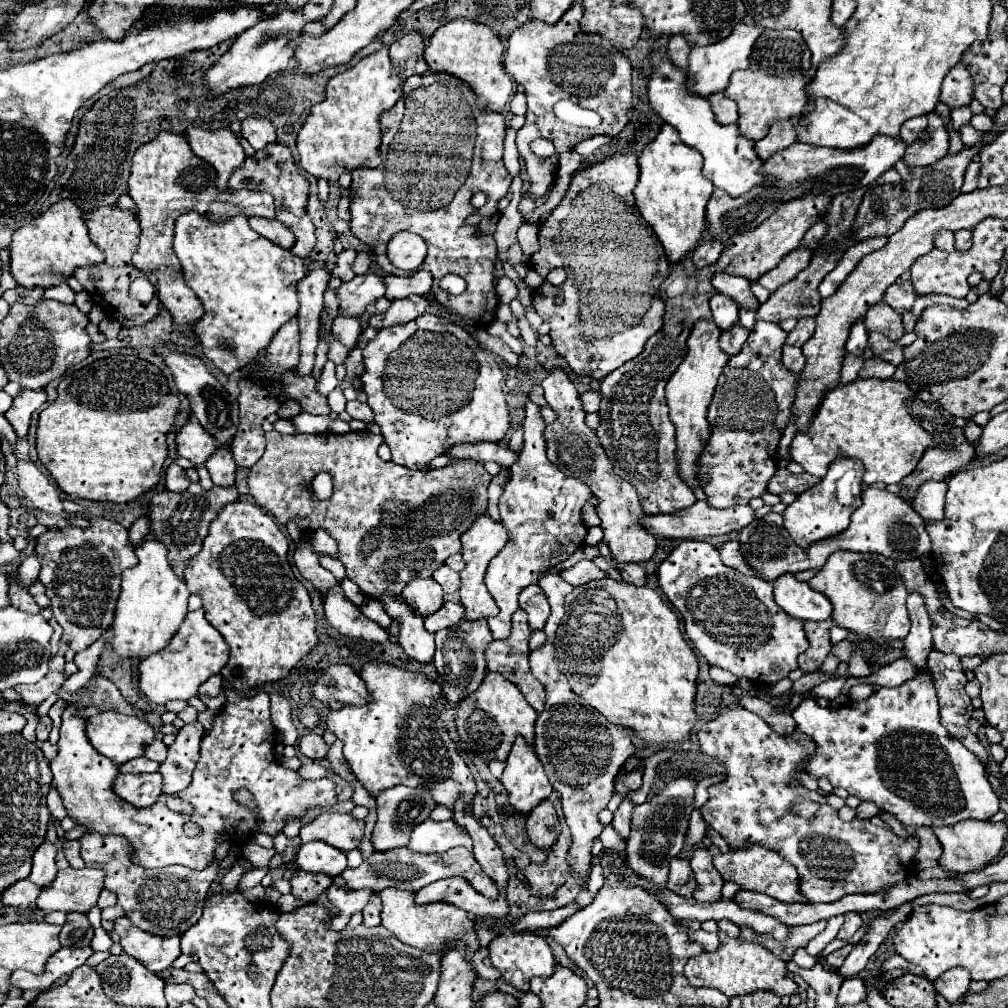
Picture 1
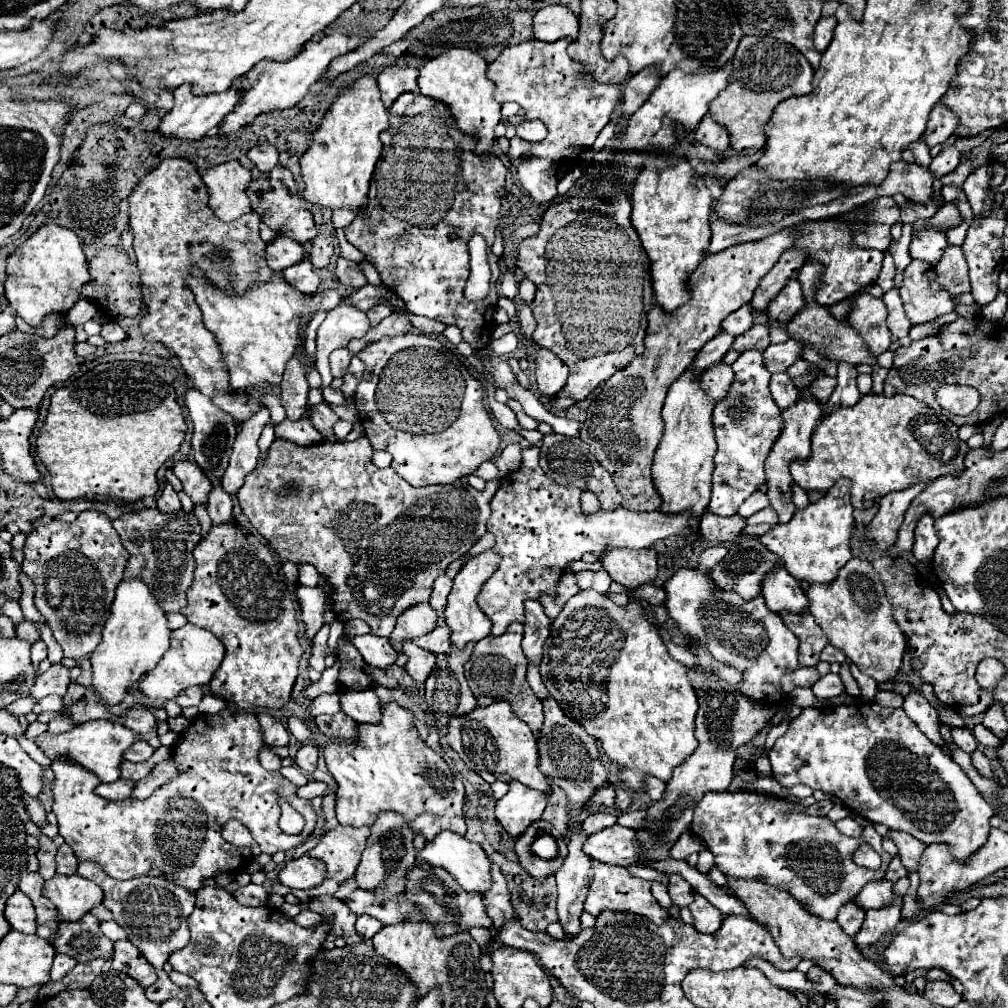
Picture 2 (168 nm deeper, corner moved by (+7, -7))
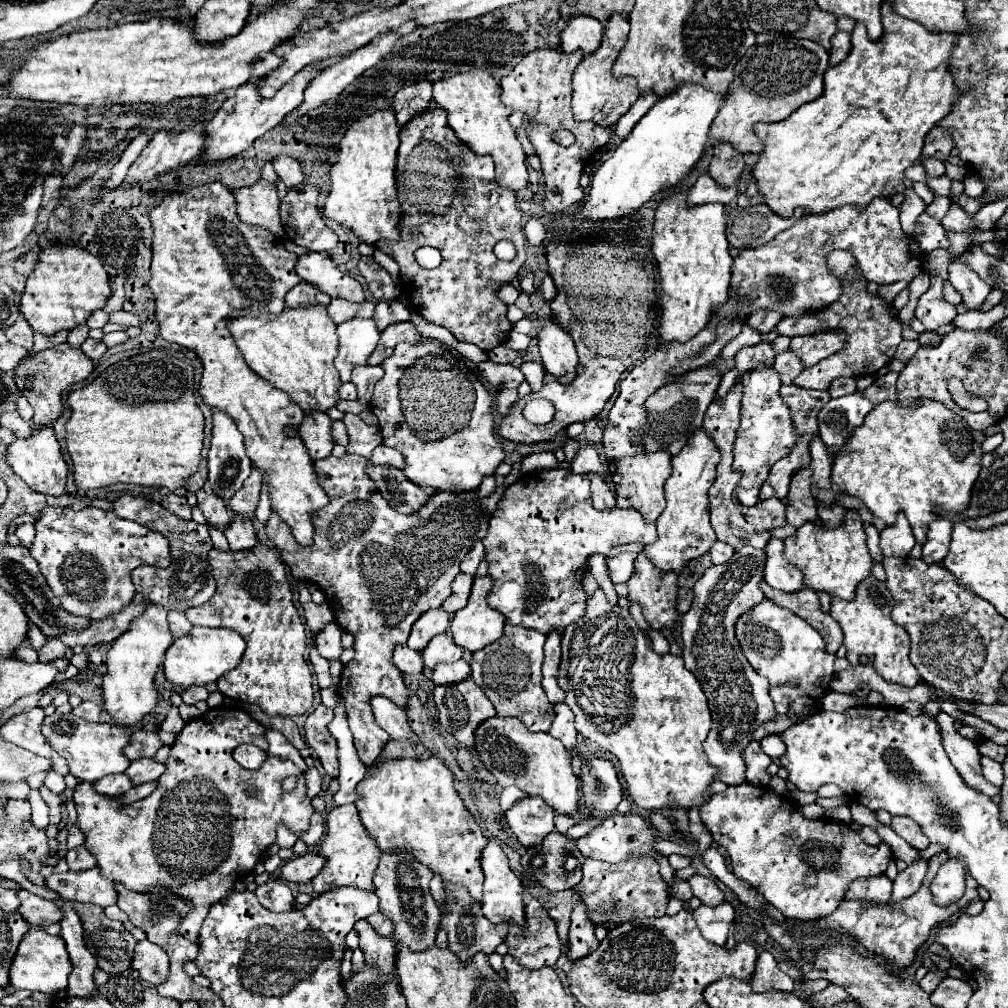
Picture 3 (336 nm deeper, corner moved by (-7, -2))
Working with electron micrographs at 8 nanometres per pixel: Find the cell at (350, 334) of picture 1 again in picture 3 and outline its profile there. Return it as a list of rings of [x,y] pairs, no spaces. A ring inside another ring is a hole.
[[[364,365],[364,367],[356,367],[352,371],[352,383],[358,387],[358,401],[368,405],[370,403],[370,393],[374,389],[374,385],[382,379],[382,367],[372,367],[372,365]]]

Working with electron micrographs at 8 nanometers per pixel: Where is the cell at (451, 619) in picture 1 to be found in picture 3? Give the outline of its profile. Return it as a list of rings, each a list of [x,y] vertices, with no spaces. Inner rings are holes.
[[[442,633],[442,635],[436,635],[426,645],[426,649],[422,651],[422,657],[424,657],[424,665],[428,669],[434,669],[438,663],[458,661],[462,657],[462,649],[452,641],[450,633]]]

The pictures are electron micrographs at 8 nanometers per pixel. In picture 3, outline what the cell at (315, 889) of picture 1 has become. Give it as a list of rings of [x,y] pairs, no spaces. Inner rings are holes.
[[[364,919],[358,921],[354,929],[360,935],[360,949],[364,951],[366,963],[378,965],[382,973],[390,973],[390,969],[394,969],[394,941],[390,941],[390,937],[380,937]]]

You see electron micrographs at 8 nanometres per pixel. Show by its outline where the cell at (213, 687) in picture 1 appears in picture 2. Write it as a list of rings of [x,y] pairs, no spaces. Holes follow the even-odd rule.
[[[188,688],[188,690],[184,690],[184,692],[178,694],[176,702],[180,706],[198,706],[200,700],[202,700],[202,696],[204,696],[202,688]]]

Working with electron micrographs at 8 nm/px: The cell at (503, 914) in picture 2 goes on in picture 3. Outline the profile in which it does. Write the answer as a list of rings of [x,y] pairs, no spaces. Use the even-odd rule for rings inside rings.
[[[524,891],[524,903],[526,903],[526,925],[524,927],[510,925],[510,933],[506,937],[508,953],[530,971],[542,969],[542,967],[554,967],[554,963],[558,961],[558,957],[562,953],[562,945],[556,935],[554,919],[546,913],[546,909],[542,907],[542,903],[538,899],[530,897],[528,891]]]

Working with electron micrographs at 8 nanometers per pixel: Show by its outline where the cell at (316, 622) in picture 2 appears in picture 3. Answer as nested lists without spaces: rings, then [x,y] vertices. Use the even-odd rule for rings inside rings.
[[[336,621],[328,623],[324,627],[324,631],[320,631],[316,635],[318,653],[328,661],[340,661],[340,653],[344,649],[342,643],[340,643],[340,637],[342,637],[342,629],[336,625]]]

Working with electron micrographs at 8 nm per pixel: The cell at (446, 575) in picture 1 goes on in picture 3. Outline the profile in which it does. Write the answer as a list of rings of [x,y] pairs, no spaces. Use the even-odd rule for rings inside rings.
[[[466,573],[456,575],[456,579],[452,581],[452,595],[450,595],[450,599],[446,599],[442,603],[442,609],[448,615],[454,615],[458,609],[466,607],[470,591],[472,591],[472,583],[474,583],[474,575],[466,575]]]

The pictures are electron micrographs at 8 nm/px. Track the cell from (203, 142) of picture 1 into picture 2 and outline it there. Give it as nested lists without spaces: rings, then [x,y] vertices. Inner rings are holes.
[[[226,162],[212,170],[202,170],[200,176],[210,194],[208,206],[220,220],[232,222],[252,210],[244,194],[250,182],[250,170],[240,162]]]

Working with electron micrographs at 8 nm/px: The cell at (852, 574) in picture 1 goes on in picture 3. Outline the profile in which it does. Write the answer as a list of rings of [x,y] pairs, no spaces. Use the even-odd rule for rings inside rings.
[[[874,575],[864,579],[858,585],[854,601],[842,601],[832,599],[832,611],[830,615],[840,623],[844,631],[844,647],[848,651],[848,659],[852,665],[858,665],[858,659],[862,655],[872,657],[872,665],[878,675],[882,675],[890,683],[898,683],[904,687],[914,687],[920,683],[920,675],[914,669],[914,665],[908,659],[910,653],[910,637],[904,633],[900,625],[896,625],[890,619],[890,611],[894,607],[892,595],[886,589],[882,581],[878,581]]]

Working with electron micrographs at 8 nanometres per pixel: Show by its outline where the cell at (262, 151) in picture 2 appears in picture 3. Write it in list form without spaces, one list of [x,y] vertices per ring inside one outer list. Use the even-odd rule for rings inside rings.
[[[278,157],[272,163],[274,163],[274,169],[276,169],[278,177],[284,181],[284,185],[288,189],[298,187],[300,183],[304,183],[304,173],[302,173],[300,163],[296,159],[292,159],[292,157]]]

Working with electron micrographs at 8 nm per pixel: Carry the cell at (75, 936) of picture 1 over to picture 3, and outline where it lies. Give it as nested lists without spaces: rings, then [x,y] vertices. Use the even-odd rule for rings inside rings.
[[[76,903],[76,913],[84,927],[86,947],[98,959],[98,967],[110,975],[126,971],[134,957],[136,939],[124,929],[124,925],[108,919],[98,905]]]

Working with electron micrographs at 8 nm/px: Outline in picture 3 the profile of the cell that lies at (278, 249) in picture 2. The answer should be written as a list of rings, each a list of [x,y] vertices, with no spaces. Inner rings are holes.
[[[310,251],[300,257],[296,265],[298,275],[314,285],[316,289],[322,289],[322,293],[334,297],[342,297],[348,301],[364,301],[364,291],[362,285],[350,277],[348,273],[340,271],[332,259],[326,253],[316,253]]]

